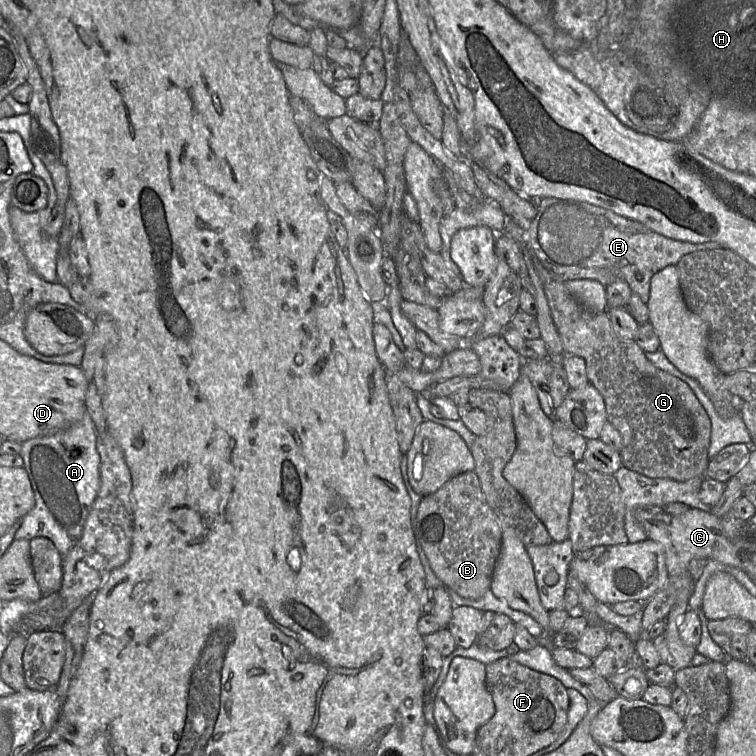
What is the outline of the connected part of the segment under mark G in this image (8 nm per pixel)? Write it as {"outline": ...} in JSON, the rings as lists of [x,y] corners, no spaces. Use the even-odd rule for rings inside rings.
{"outline":[[[607,312],[586,315],[568,326],[562,326],[557,329],[563,349],[566,354],[575,355],[584,359],[589,383],[597,388],[605,401],[607,422],[610,422],[620,433],[622,438],[622,448],[620,450],[622,466],[635,471],[649,478],[667,478],[674,481],[685,482],[691,478],[706,478],[705,473],[710,461],[708,450],[711,438],[710,418],[691,390],[687,383],[670,375],[669,373],[655,367],[645,356],[645,352],[633,341],[624,341],[620,339],[613,331],[611,319]]]}

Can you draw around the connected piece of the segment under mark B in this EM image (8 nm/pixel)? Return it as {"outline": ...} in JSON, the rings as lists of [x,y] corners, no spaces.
{"outline":[[[475,471],[460,473],[436,492],[424,496],[418,506],[416,523],[429,564],[446,588],[471,600],[481,598],[490,590],[503,530],[486,501]]]}

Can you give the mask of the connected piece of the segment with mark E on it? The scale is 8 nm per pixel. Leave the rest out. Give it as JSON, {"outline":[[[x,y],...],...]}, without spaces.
{"outline":[[[543,197],[537,208],[536,217],[528,224],[521,225],[525,227],[527,243],[552,278],[559,281],[592,279],[605,287],[616,280],[624,280],[632,293],[637,294],[645,304],[650,296],[650,280],[655,273],[666,266],[676,266],[684,255],[691,252],[724,248],[717,242],[691,243],[674,240],[636,221],[586,202]]]}

